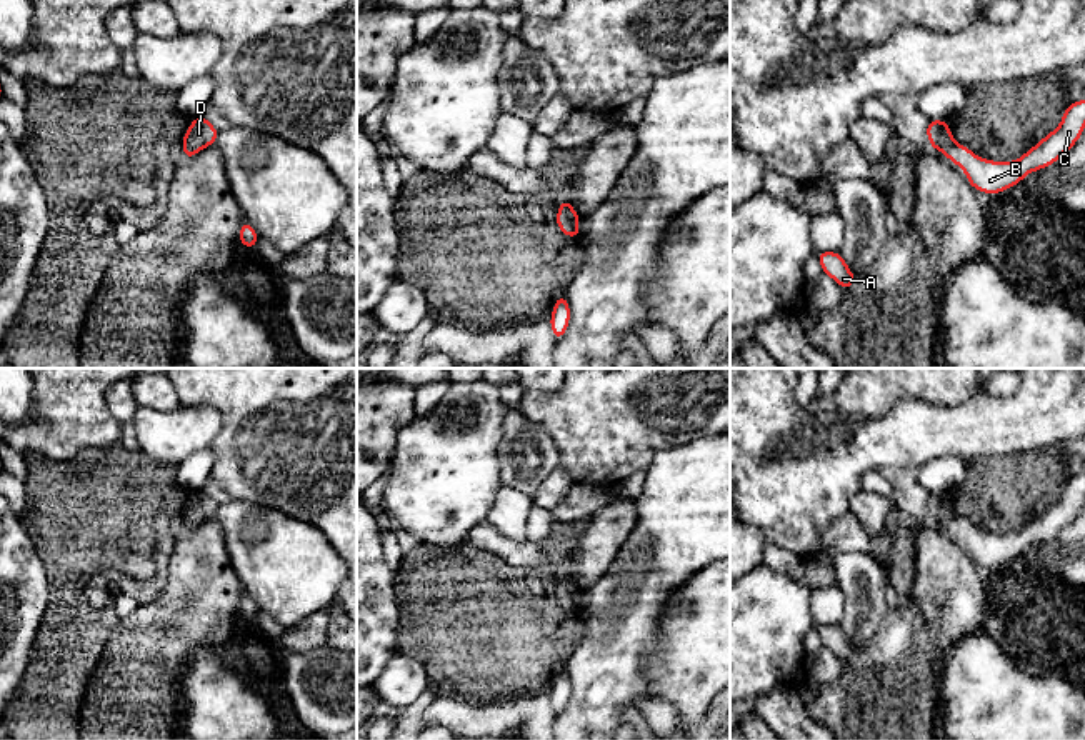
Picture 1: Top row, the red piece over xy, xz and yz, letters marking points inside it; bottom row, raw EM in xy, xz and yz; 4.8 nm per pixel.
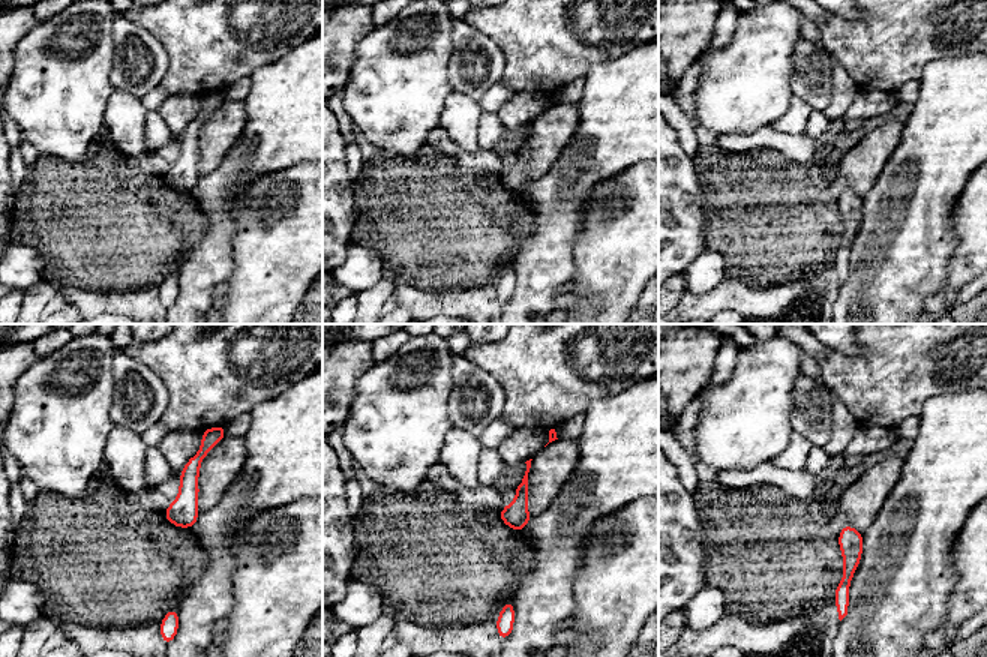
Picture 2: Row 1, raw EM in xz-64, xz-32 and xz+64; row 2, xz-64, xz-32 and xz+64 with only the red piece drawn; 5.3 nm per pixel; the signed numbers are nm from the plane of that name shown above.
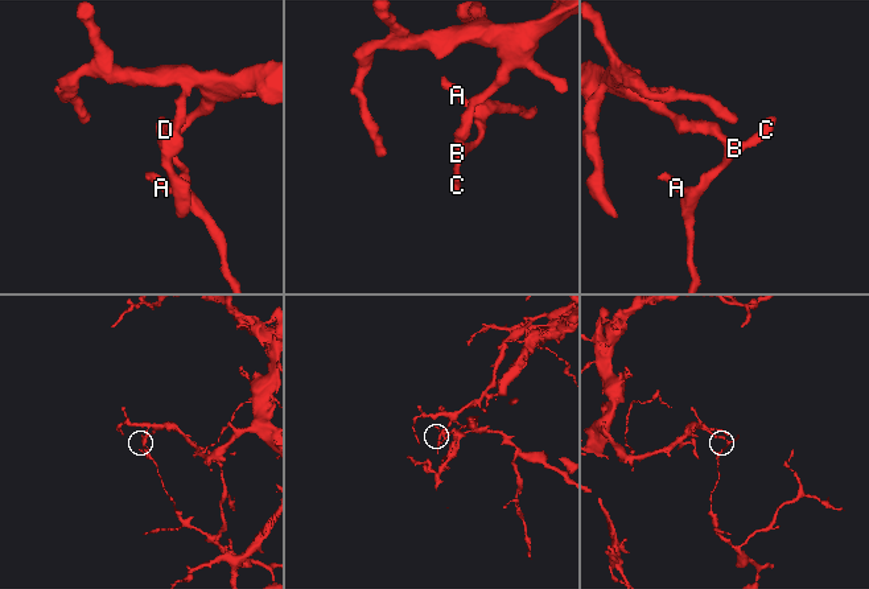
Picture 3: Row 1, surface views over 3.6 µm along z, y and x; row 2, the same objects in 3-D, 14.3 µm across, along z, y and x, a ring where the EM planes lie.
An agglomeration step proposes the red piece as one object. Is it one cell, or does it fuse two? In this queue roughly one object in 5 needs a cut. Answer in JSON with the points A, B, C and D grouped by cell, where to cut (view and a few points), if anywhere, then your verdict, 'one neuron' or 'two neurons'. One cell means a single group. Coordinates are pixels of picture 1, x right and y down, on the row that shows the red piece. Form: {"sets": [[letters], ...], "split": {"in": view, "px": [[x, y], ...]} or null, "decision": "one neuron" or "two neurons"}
{"sets": [["A", "B", "C"], ["D"]], "split": {"in": "xz", "px": [[559, 210], [579, 220]]}, "decision": "two neurons"}

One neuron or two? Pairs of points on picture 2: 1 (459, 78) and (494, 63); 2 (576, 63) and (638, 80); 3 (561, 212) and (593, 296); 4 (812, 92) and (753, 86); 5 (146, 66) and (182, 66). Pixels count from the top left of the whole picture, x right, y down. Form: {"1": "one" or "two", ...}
{"1": "one", "2": "two", "3": "two", "4": "two", "5": "two"}

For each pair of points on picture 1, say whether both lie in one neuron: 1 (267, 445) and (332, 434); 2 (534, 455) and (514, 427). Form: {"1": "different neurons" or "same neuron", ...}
{"1": "same neuron", "2": "same neuron"}

